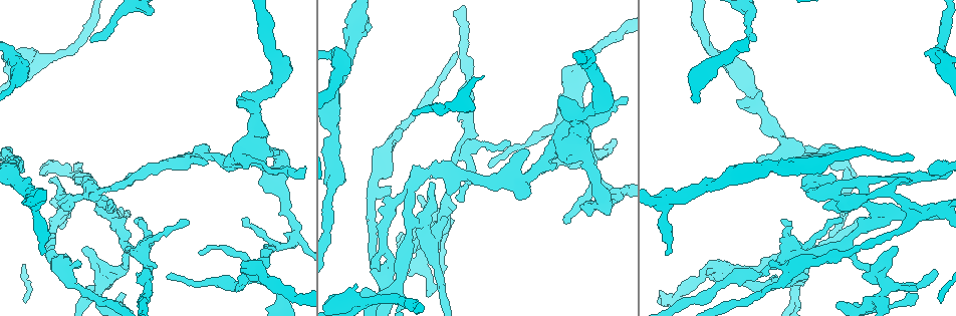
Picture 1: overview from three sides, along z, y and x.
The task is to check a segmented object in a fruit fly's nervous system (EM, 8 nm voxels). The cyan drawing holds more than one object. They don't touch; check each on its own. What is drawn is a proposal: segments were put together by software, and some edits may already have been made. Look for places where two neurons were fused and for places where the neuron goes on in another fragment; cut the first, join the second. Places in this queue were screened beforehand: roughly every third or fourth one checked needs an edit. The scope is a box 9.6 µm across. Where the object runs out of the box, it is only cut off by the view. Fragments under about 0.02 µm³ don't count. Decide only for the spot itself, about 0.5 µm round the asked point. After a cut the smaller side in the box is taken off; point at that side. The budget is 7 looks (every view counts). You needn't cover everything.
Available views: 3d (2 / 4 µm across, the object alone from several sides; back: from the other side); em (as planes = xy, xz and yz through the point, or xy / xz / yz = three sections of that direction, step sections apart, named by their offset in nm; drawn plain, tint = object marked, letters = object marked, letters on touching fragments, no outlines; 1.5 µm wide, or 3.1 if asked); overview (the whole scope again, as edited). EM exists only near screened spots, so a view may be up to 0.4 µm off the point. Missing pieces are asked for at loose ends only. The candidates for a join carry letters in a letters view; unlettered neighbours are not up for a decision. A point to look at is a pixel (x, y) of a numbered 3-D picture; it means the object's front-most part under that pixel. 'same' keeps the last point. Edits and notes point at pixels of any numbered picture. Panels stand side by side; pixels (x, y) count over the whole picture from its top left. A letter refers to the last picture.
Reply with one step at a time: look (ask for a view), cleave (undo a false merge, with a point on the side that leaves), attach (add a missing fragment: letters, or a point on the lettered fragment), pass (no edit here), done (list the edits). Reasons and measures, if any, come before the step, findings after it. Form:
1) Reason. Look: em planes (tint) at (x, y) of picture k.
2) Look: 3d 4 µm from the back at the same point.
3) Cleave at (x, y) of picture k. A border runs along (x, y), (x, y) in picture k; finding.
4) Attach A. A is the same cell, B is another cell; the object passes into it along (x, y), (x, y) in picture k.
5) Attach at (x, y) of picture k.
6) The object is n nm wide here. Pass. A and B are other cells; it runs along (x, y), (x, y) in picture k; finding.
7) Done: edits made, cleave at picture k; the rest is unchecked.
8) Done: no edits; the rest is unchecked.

Calibre changes. Look: em xy step 4 (plain) at (710, 65) of picture 1.

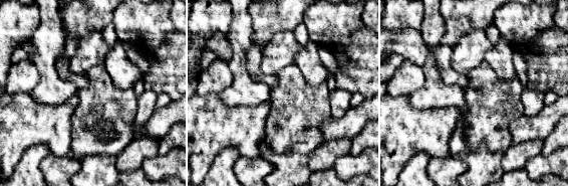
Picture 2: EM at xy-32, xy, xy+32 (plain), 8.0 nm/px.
Look: em xy step 4 (tint) at the same point.

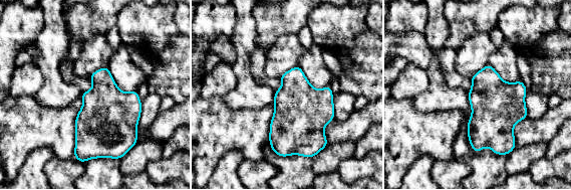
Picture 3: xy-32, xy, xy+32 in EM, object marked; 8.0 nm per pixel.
Look: em xy step 4 (letters) at the same point.

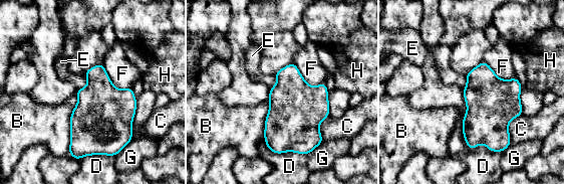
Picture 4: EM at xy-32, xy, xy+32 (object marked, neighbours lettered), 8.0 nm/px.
Pass. B, C, D, E, F, G and H are other cells; a border runs along (102, 64), (116, 87), (131, 87) in picture 4; continuous, no second neuron.

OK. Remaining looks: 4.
Branch stops here. Look: em planes (letters) at (34, 53) of picture 1.

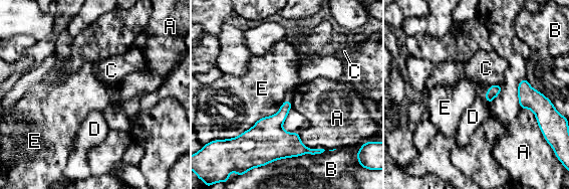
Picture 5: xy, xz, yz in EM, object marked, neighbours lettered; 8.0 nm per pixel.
Pass. A, B, C, D and E are other cells; none of them fits.

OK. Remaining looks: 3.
An open end. Look: em planes (letters) at (88, 287) of picture 1.

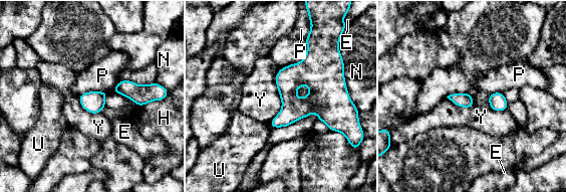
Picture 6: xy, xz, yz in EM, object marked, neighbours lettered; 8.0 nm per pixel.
Pass. E, H, N, P, U and Y are other cells; a border runs along (279, 69), (281, 110), (269, 125) in picture 6; none of them fits.

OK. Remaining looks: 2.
Done: no edits; the rest is unchecked.

